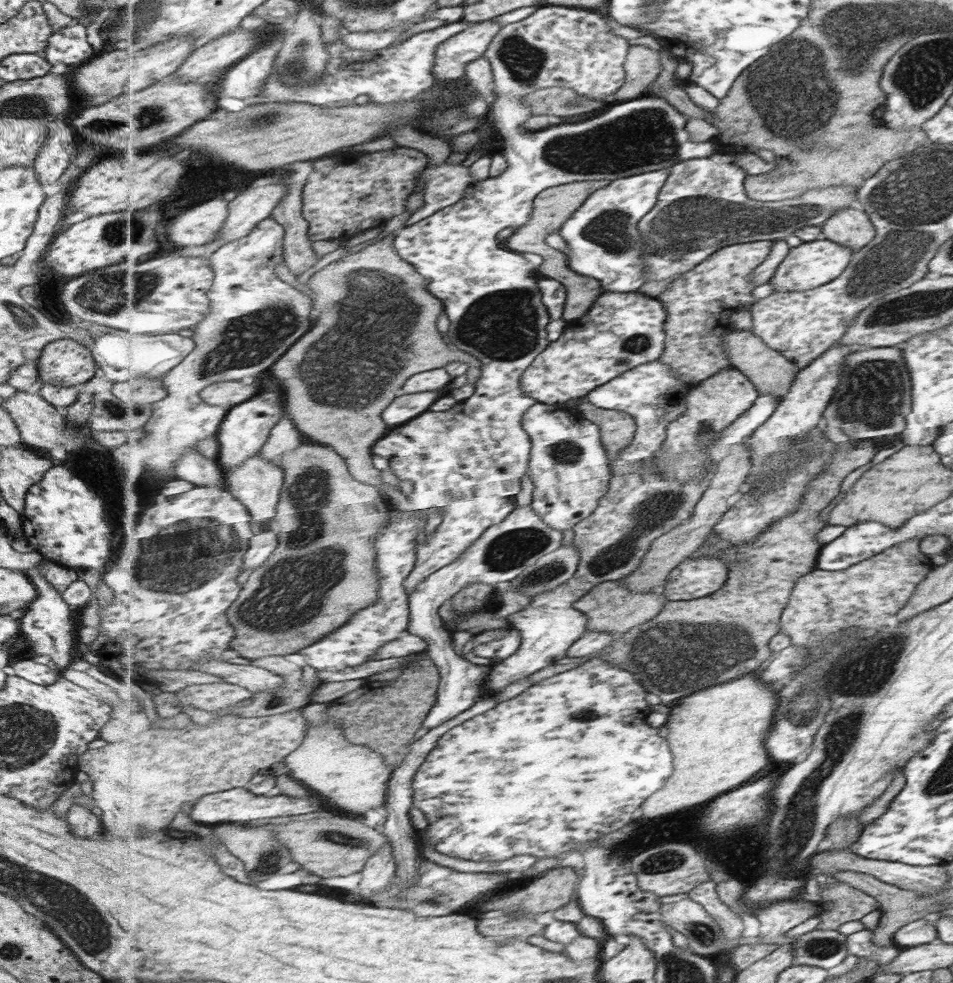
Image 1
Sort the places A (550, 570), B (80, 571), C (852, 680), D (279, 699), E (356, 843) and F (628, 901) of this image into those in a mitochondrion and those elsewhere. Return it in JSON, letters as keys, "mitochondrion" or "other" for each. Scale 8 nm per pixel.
{"A":"mitochondrion","B":"other","C":"mitochondrion","D":"mitochondrion","E":"mitochondrion","F":"other"}

